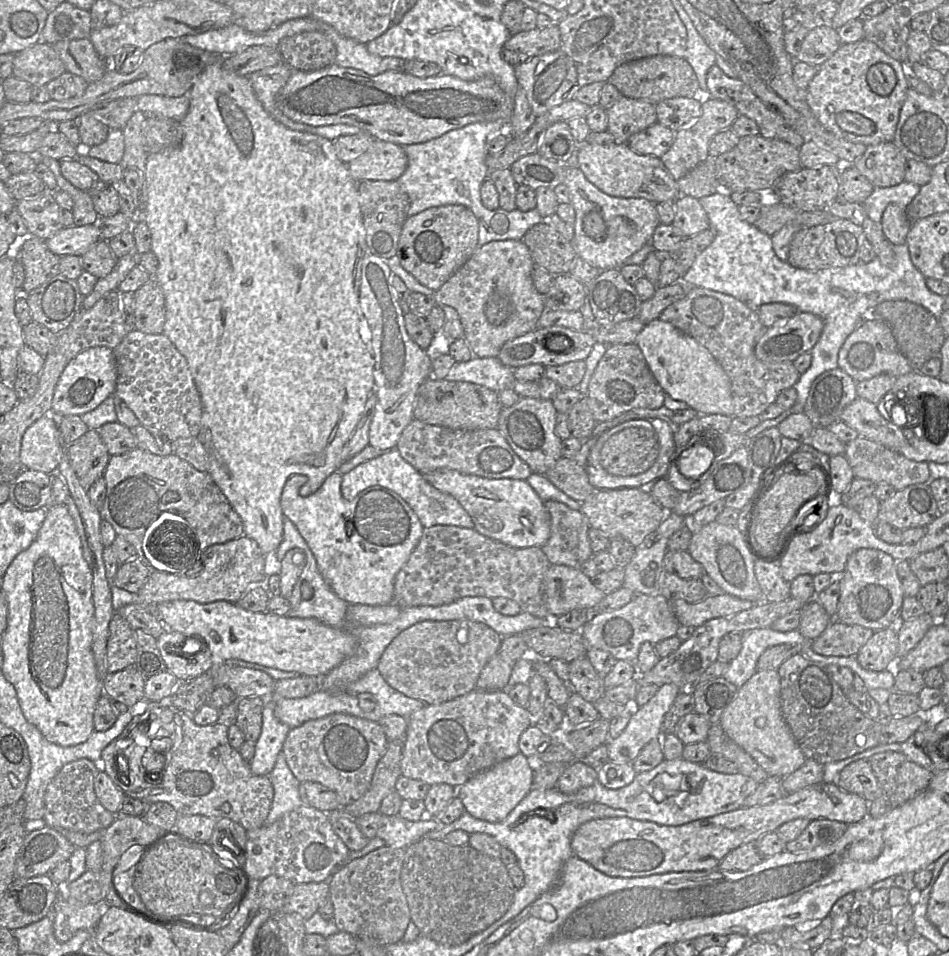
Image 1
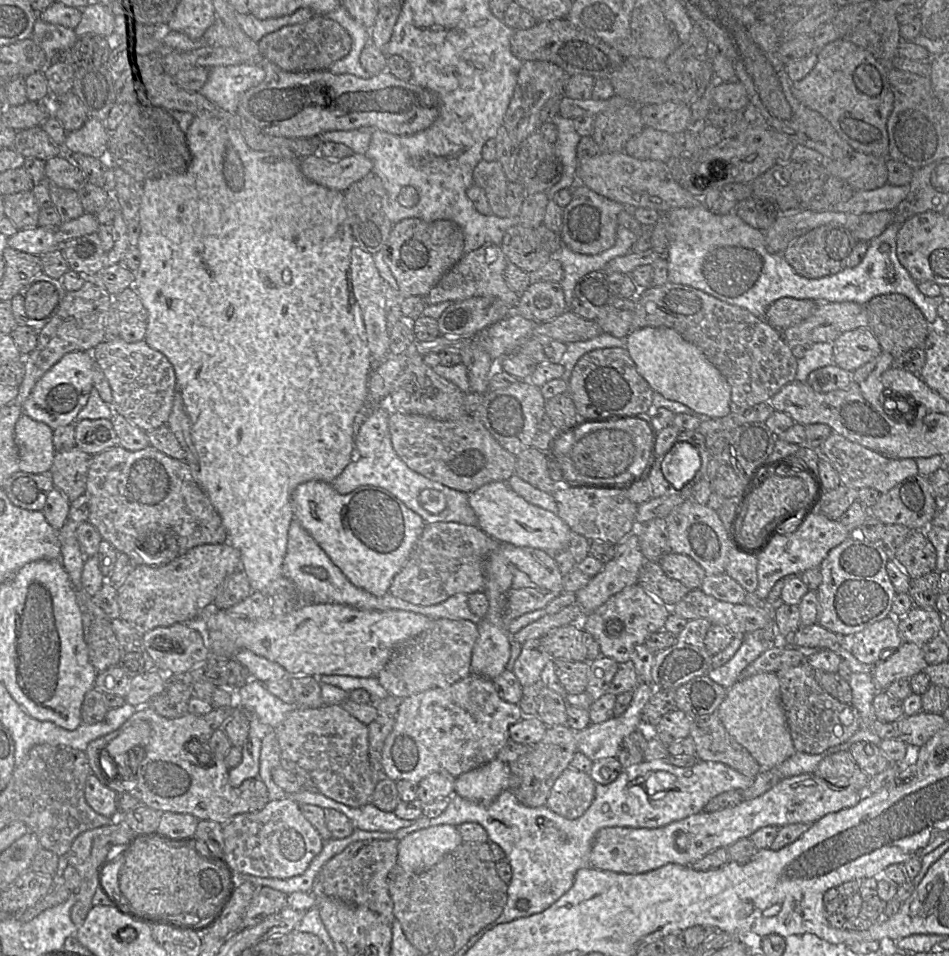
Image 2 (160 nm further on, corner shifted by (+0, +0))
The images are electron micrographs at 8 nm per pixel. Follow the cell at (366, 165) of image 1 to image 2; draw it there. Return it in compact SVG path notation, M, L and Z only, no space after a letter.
M361 153L342 159L327 159L319 155L300 159L300 170L307 179L341 192L370 173L372 168L372 161Z

